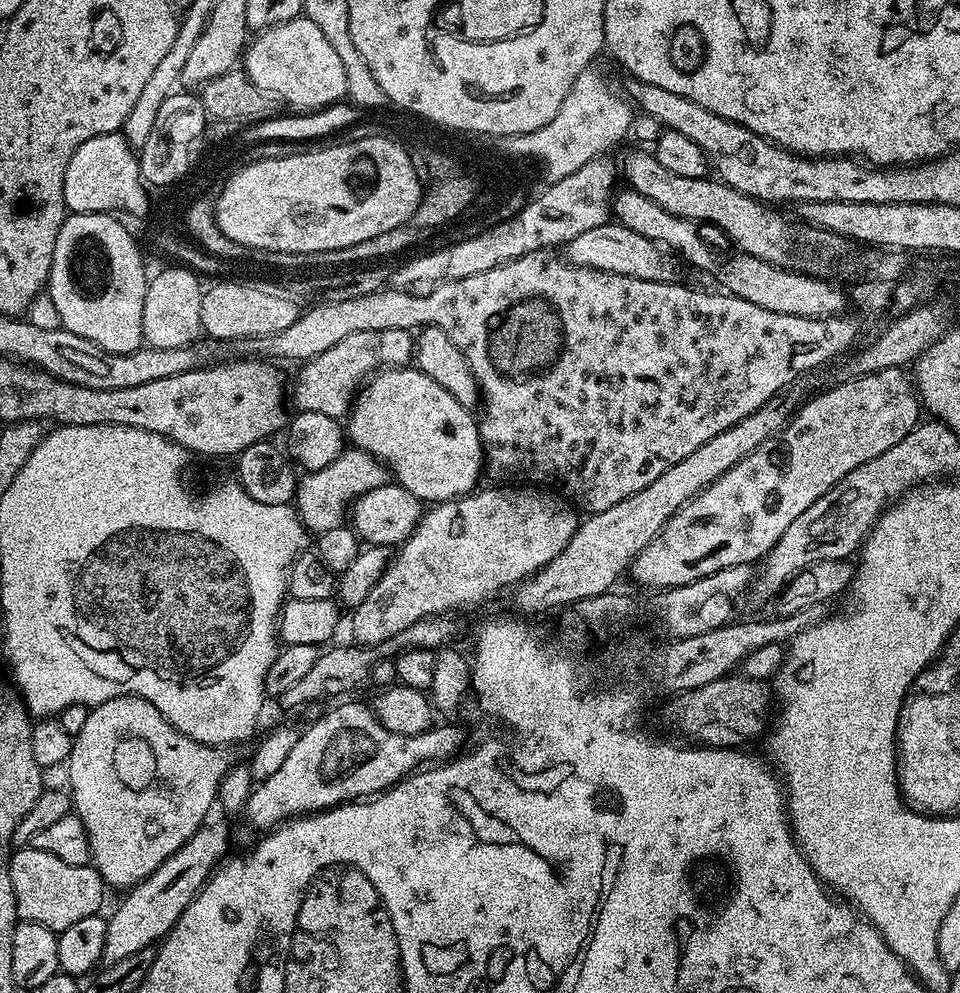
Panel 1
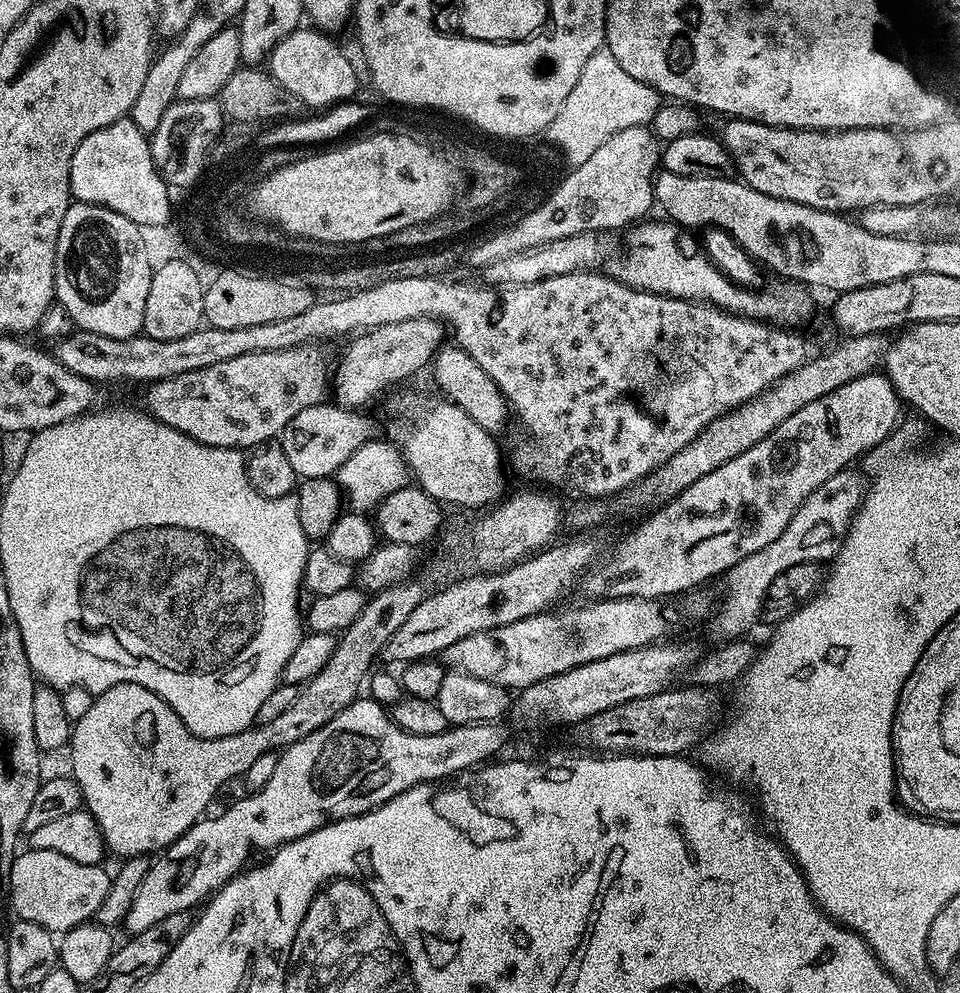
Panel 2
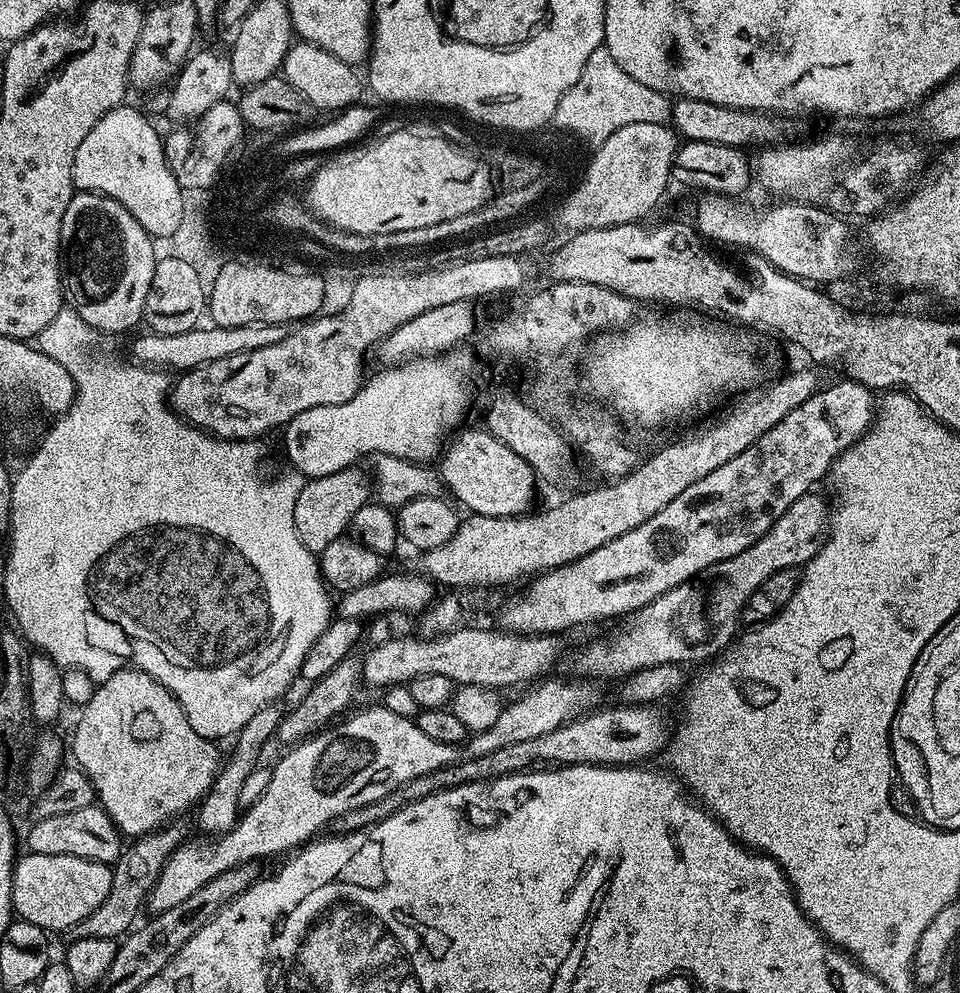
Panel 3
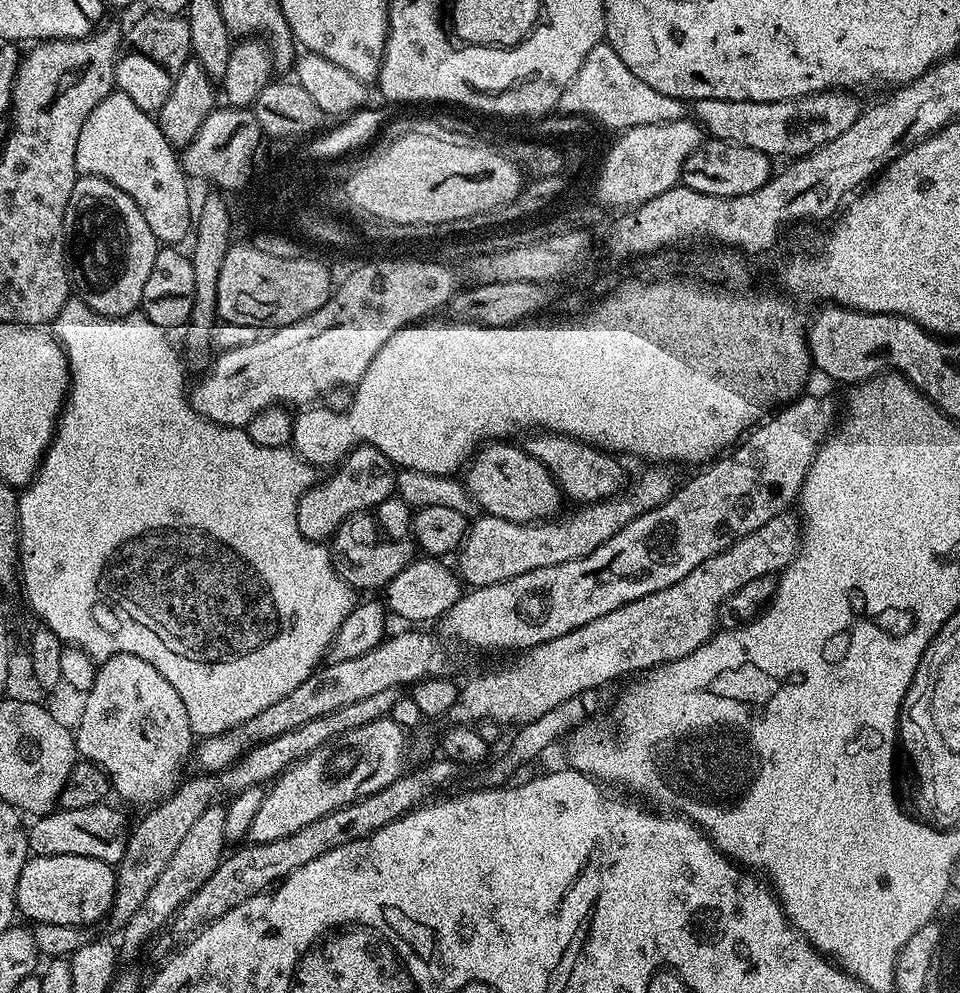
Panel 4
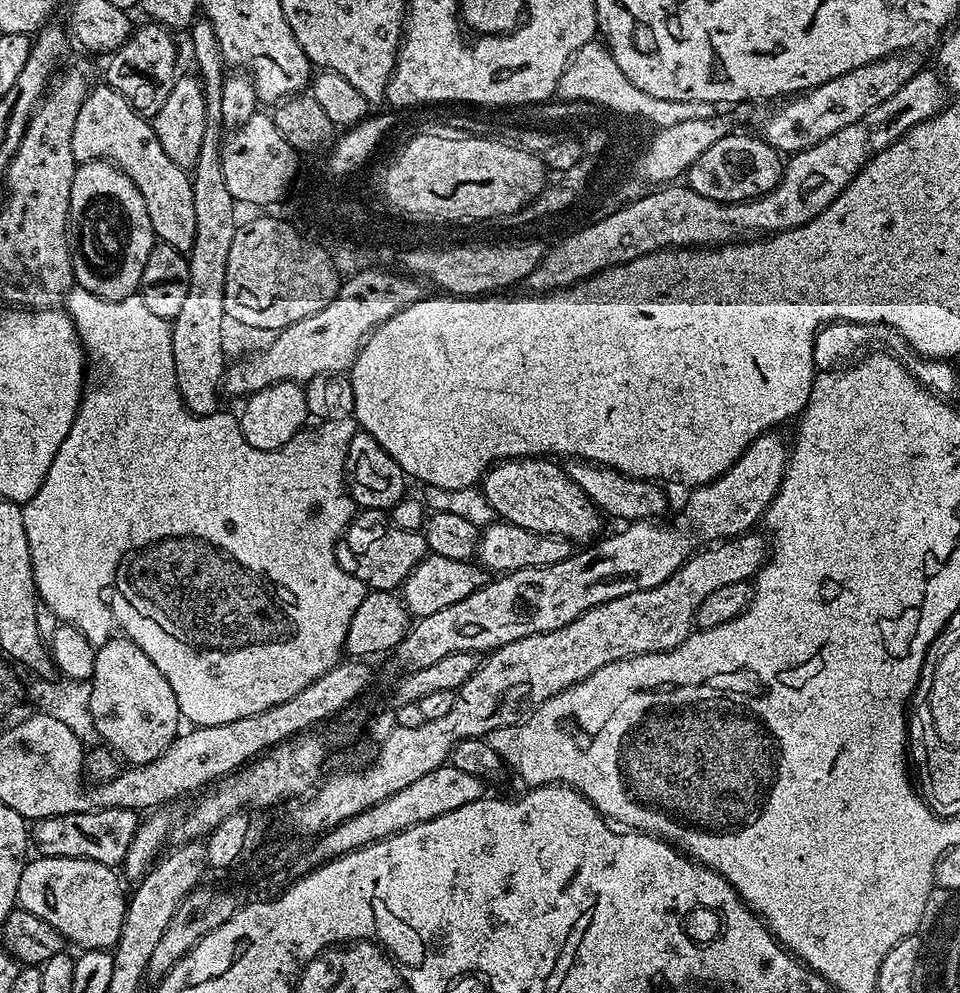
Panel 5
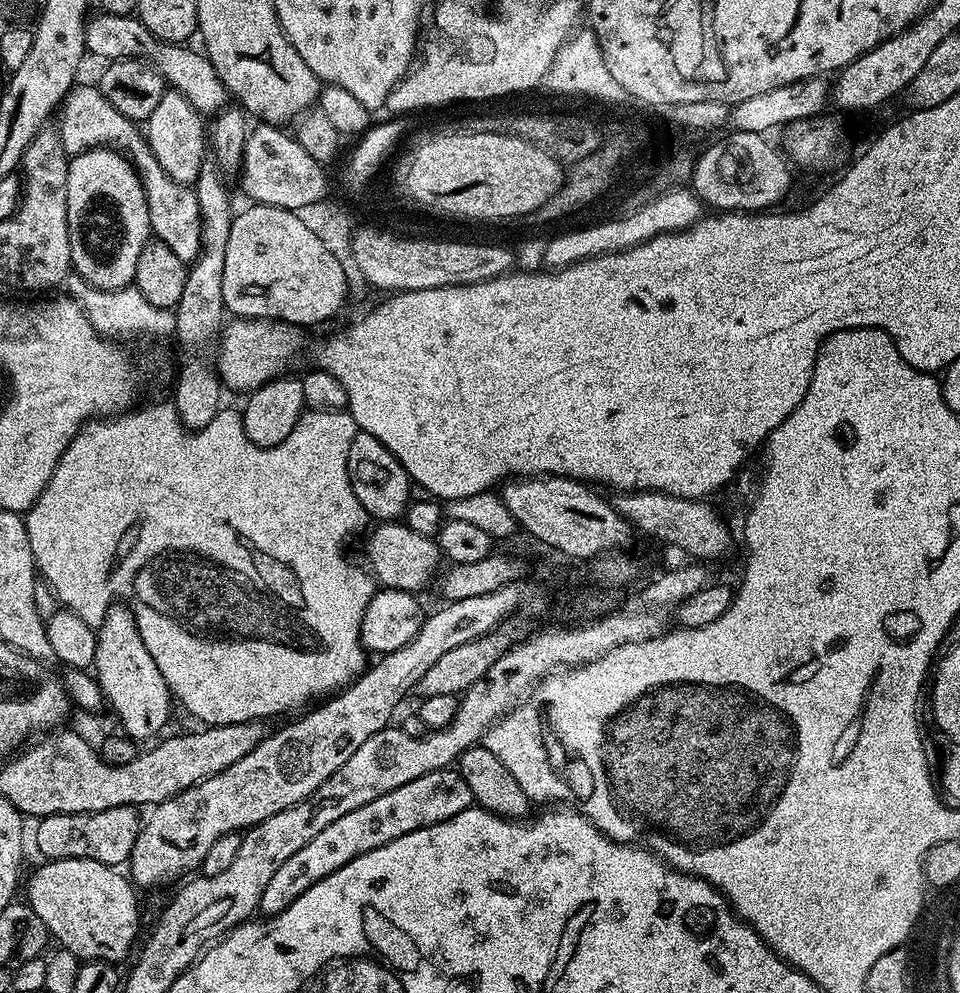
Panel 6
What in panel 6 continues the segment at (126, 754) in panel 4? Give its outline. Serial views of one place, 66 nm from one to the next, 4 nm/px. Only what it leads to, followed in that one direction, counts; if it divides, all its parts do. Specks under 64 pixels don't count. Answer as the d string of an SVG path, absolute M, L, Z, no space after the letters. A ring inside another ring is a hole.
M113 603L98 625L94 677L100 683L107 707L114 713L123 735L137 742L161 735L159 732L168 724L172 704L174 708L174 696L166 678L162 678L162 670L158 670L158 662L150 658L150 650L146 650L146 642L142 642L136 613L123 603Z

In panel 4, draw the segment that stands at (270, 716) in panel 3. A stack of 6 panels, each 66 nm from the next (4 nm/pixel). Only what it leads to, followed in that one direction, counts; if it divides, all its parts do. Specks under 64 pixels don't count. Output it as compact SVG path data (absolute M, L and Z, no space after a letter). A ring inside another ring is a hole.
M223 803L211 804L202 812L201 817L195 819L193 826L190 826L185 837L182 838L181 845L174 852L174 856L170 858L165 870L162 870L161 875L154 882L153 889L146 894L145 901L130 918L130 922L121 929L120 952L123 957L125 955L132 958L143 947L145 949L153 938L168 926L173 914L180 908L182 902L194 894L220 865L226 848L225 810L226 806Z

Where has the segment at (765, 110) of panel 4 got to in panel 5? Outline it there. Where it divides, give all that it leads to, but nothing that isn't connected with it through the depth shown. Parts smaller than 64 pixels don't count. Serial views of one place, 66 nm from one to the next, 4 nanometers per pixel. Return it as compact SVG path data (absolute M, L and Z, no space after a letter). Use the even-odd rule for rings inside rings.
M912 52L897 53L885 59L878 59L866 66L860 66L846 74L832 78L822 86L787 101L786 106L778 109L764 124L763 139L782 154L800 152L812 145L820 144L831 134L845 126L850 126L863 114L874 110L879 103L890 98L916 74L922 64Z

